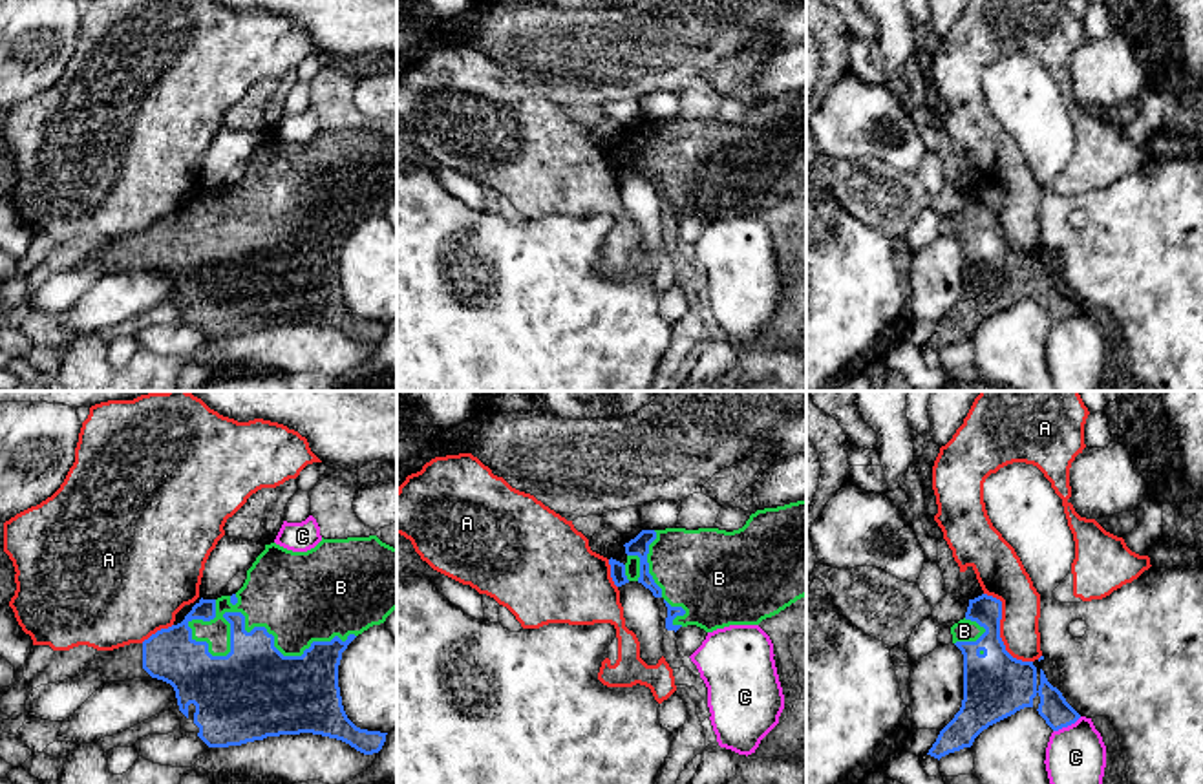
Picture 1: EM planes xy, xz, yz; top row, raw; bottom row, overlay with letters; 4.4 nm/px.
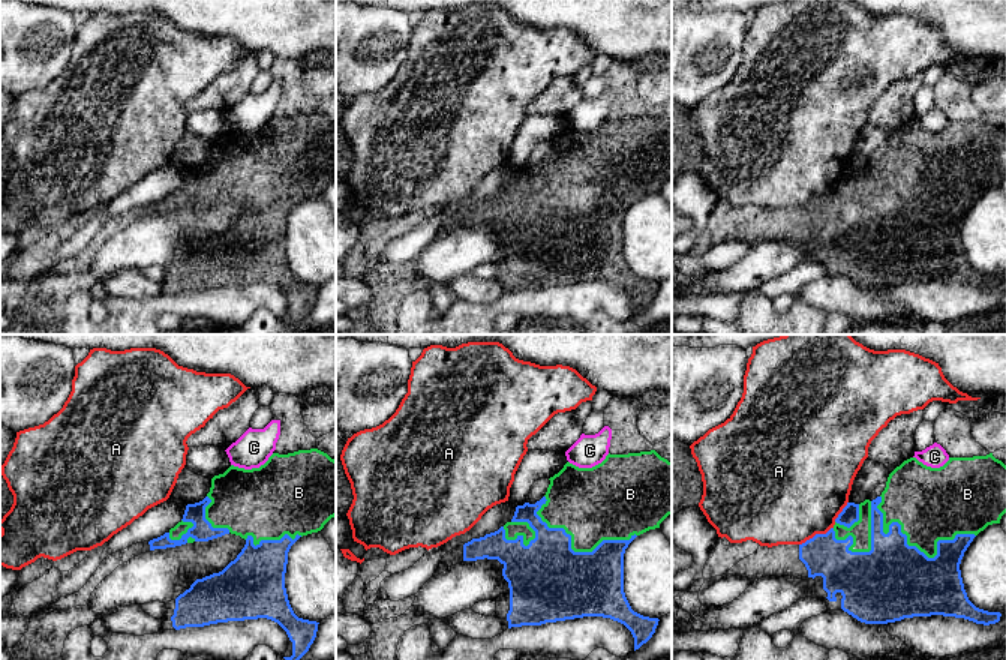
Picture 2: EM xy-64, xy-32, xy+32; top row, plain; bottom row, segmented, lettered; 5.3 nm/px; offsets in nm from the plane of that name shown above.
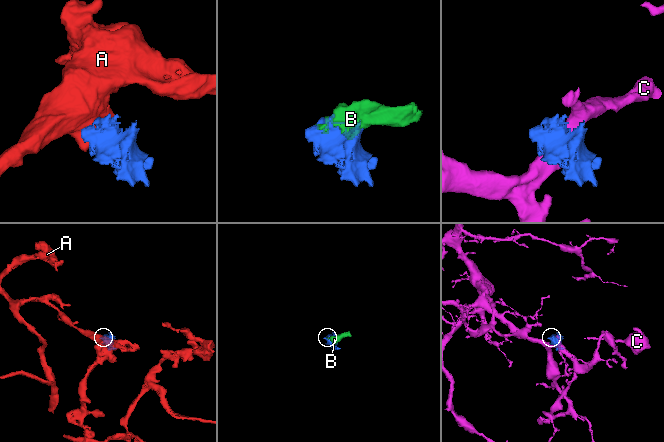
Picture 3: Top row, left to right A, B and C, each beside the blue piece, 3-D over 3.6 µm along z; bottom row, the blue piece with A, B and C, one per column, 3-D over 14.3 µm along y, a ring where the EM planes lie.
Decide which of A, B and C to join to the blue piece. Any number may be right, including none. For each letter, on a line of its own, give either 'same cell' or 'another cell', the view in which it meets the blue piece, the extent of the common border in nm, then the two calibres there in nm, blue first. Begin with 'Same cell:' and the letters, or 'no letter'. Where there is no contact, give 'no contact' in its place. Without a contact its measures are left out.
Same cell: B
A: another cell | yz | 380 nm | 280/200 nm
B: same cell | xy | 750 nm | 340/380 nm
C: another cell | yz | 140 nm | 130/260 nm

